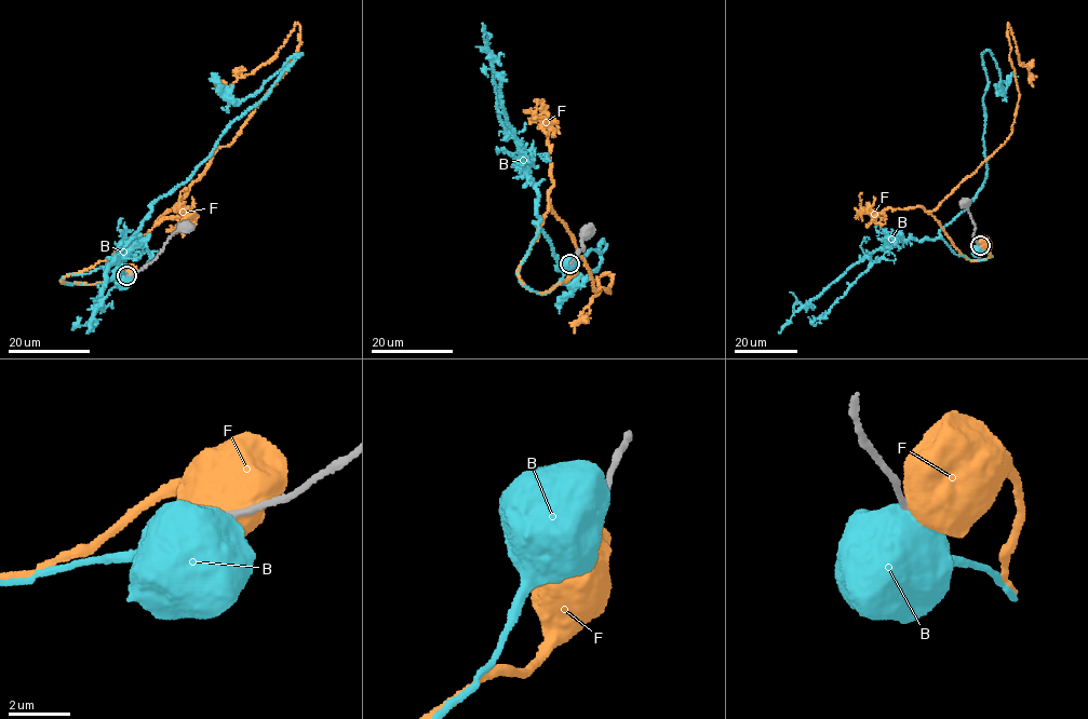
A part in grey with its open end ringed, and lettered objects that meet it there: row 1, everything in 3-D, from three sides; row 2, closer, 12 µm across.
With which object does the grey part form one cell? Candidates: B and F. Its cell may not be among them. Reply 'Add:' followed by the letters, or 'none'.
Add: none

